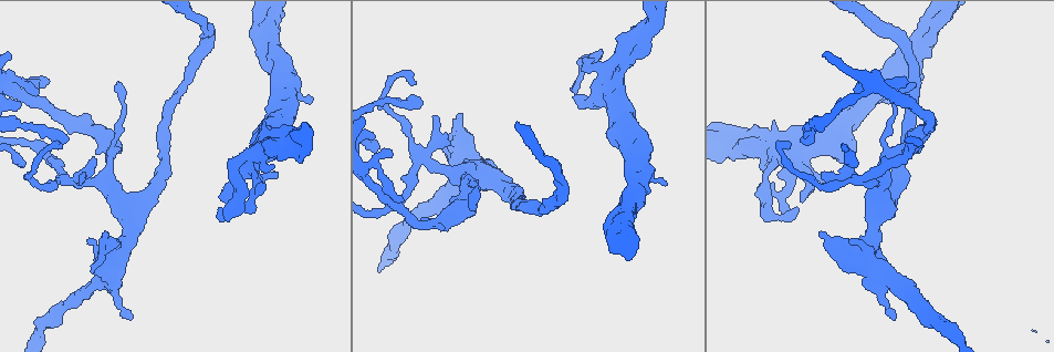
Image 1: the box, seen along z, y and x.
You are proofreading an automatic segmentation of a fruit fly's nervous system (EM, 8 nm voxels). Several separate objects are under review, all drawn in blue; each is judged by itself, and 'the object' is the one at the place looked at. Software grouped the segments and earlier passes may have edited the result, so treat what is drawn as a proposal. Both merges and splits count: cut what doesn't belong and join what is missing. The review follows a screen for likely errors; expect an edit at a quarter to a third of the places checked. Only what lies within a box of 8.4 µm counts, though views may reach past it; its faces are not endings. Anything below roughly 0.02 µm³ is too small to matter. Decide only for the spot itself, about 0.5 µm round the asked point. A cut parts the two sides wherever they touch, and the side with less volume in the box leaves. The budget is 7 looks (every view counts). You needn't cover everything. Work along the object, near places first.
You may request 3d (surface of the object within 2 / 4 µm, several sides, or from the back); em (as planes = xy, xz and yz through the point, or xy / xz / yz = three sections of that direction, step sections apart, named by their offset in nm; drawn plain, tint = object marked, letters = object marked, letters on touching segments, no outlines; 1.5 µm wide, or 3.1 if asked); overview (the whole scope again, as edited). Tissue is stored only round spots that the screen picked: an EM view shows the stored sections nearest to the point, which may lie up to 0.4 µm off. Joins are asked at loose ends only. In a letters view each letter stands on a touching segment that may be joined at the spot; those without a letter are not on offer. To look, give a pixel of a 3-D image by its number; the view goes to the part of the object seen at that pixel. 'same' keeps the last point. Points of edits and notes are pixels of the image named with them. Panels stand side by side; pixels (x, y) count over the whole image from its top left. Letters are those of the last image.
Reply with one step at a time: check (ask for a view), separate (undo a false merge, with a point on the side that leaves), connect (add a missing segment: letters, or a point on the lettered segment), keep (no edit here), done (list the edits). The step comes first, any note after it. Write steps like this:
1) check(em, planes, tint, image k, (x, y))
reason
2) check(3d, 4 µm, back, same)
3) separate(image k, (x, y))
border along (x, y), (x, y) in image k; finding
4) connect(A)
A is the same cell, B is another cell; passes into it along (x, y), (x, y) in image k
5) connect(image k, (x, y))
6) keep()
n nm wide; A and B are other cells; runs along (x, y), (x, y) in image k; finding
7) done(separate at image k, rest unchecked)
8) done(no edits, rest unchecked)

check(em, planes, letters, image 1, (130, 316))
free end

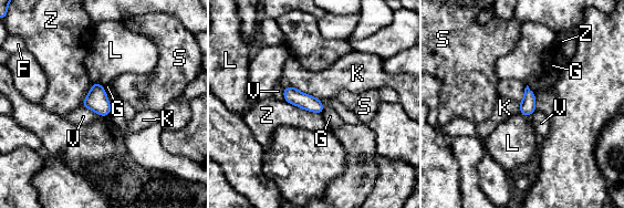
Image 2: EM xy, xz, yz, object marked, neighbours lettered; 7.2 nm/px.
keep()
110 nm wide; F, G, K, L, S, V and Z are other cells; none of them fits

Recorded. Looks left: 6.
check(3d, 4 µm, back, image 1, (118, 82))
branch stops here

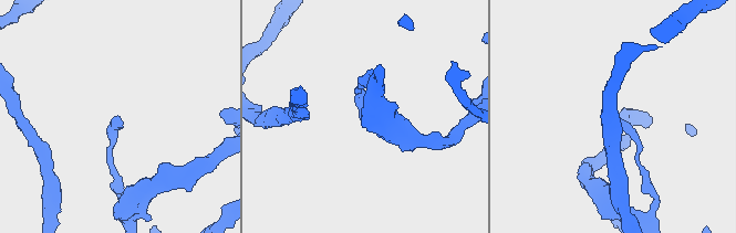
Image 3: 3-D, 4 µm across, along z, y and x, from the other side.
check(em, xz, step 4, tint, image 3, (120, 117))
need the tissue

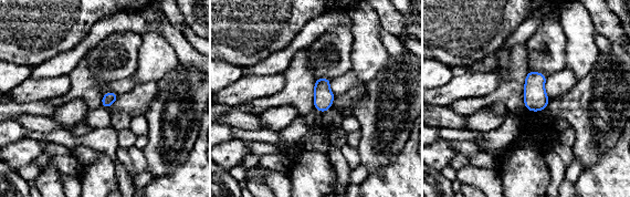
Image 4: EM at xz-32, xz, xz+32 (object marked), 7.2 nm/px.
check(em, planes, letters, same)
cut it another way

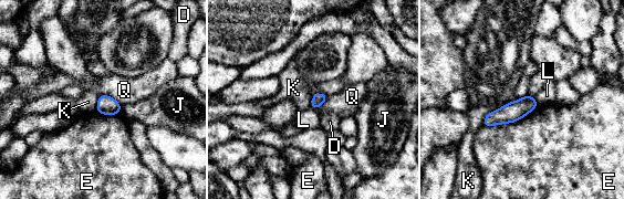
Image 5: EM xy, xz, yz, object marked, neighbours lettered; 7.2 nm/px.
keep()
90 nm wide; D, E, J, K, L and Q are other cells; runs along (533, 103), (486, 123) in image 5; no lettered segment goes on from it

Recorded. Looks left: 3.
check(em, yz, step 8, letters, image 1, (772, 122))
an open end

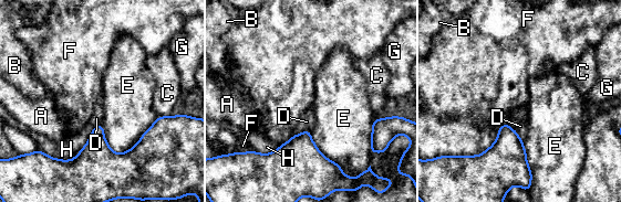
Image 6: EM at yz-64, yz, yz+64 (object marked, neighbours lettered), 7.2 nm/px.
check(em, planes, letters, same)
cut it another way

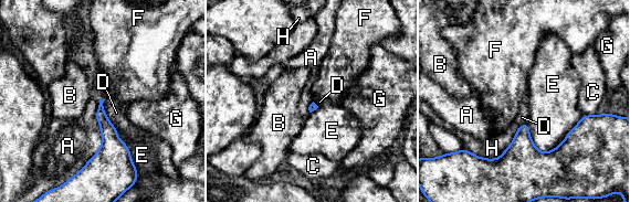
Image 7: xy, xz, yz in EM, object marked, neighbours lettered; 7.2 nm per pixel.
keep()
A, B, C, D, E, F, G and H are other cells; runs along (587, 118), (549, 158), (499, 161) in image 7; none of them fits

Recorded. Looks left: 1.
done(no edits, rest unchecked)

